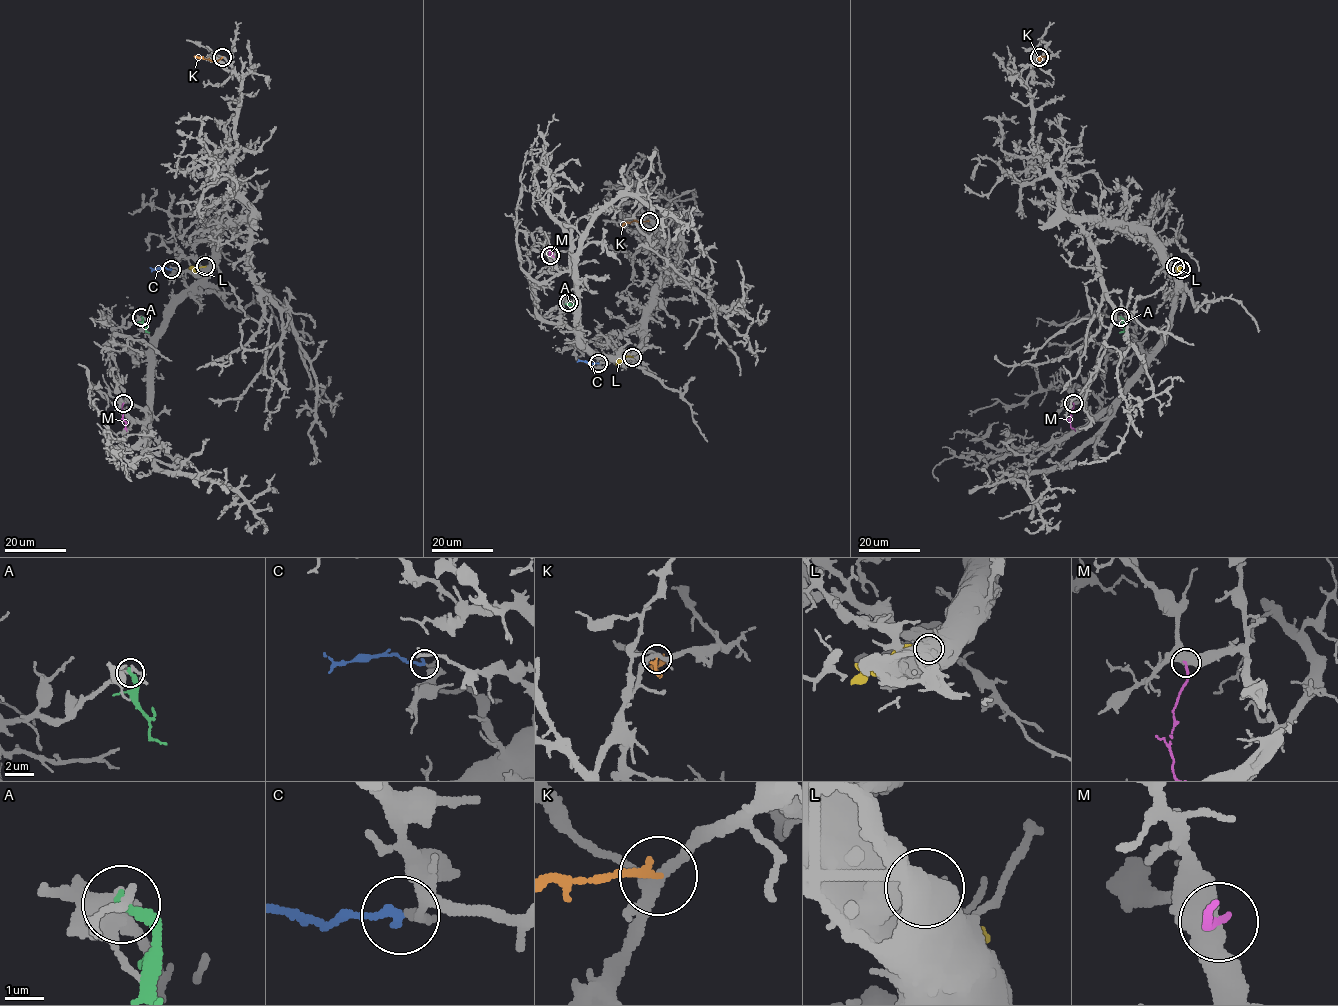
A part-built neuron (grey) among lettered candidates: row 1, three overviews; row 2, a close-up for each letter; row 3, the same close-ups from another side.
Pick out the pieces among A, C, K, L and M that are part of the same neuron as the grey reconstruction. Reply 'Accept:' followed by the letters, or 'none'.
Accept: C

